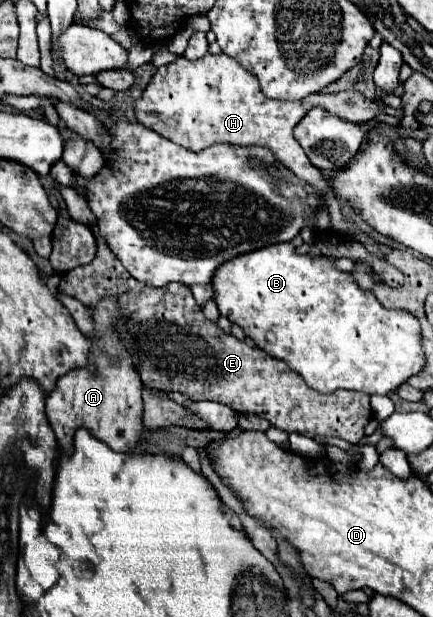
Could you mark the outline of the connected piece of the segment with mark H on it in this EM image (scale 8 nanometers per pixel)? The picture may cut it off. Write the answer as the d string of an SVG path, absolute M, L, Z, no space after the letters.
M205 54L201 60L187 60L187 58L179 58L177 62L173 64L167 64L167 66L161 66L149 86L145 88L143 96L135 102L135 114L137 114L137 120L141 124L145 124L147 128L153 128L155 132L159 132L161 136L177 142L179 146L185 146L193 152L201 152L213 144L235 144L241 146L265 146L269 148L279 160L283 160L283 164L301 180L305 182L311 182L311 185L318 188L323 193L325 199L335 199L327 194L332 194L331 189L325 180L323 180L323 174L321 171L313 166L309 162L309 158L305 156L305 152L299 148L295 136L293 136L293 128L301 122L301 118L305 116L305 112L309 112L311 108L325 108L327 112L333 115L339 116L351 122L360 123L365 122L380 114L391 116L403 116L403 112L399 110L393 110L389 106L380 107L377 102L367 102L359 92L355 90L345 90L345 92L337 92L337 94L309 94L301 100L271 100L267 98L263 92L261 92L261 86L259 86L259 80L247 72L241 64L237 64L233 58L225 56L225 54Z

